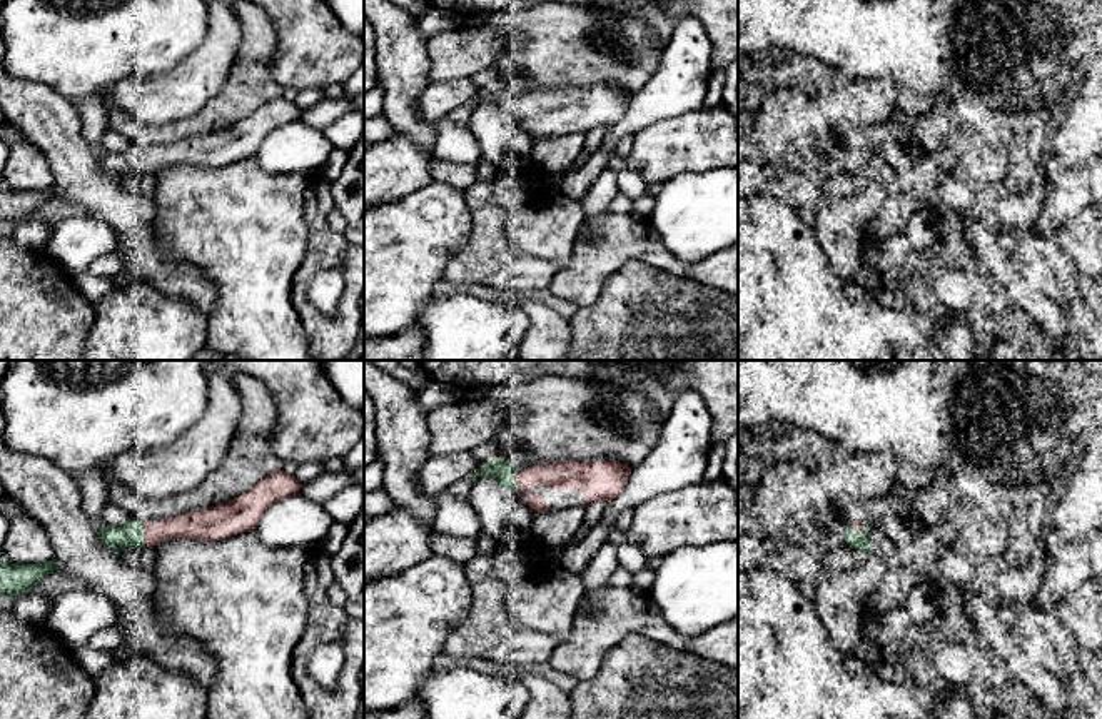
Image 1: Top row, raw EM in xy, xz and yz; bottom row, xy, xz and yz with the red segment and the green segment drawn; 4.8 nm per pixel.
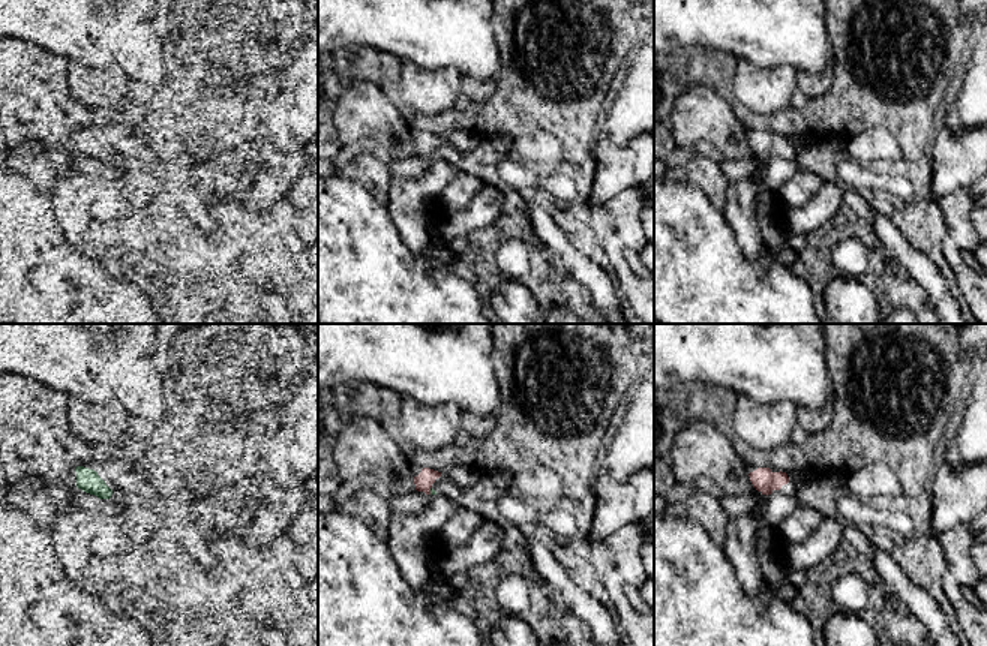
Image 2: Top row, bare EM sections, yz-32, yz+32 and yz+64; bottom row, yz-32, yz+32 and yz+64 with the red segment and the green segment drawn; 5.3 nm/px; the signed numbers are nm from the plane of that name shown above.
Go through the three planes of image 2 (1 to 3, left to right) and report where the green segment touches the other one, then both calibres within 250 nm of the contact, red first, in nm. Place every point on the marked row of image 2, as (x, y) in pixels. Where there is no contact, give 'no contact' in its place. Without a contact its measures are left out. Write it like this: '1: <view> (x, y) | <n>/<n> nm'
1: no contact
2: yz+32 (429, 492) | 100/30 nm
3: no contact

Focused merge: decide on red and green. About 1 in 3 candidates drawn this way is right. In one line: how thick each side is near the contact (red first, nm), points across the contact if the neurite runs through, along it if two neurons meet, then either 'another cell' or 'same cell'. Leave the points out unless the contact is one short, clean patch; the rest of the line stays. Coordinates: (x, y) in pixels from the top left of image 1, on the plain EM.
calibres 130 and 120 nm; same cell

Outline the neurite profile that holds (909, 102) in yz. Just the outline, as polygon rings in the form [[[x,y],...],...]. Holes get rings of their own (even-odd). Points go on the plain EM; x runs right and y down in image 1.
[[[900,87],[898,95],[897,95],[897,108],[905,115],[922,115],[927,110],[930,110],[933,103],[932,95],[923,95],[918,92],[912,92],[908,88]]]

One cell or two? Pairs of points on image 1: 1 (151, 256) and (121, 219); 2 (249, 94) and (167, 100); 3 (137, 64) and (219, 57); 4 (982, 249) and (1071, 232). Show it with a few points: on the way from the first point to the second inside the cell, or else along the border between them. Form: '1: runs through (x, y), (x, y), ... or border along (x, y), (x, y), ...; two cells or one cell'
1: runs through (142, 247), (129, 227); one cell
2: border along (232, 64), (226, 82), (194, 114), (179, 120); two cells
3: border along (207, 32), (169, 70), (144, 75); two cells
4: border along (995, 234), (997, 246), (1022, 277); two cells

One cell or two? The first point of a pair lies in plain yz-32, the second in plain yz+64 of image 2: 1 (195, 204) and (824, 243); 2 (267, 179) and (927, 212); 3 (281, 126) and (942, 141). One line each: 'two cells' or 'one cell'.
1: two cells
2: two cells
3: two cells

